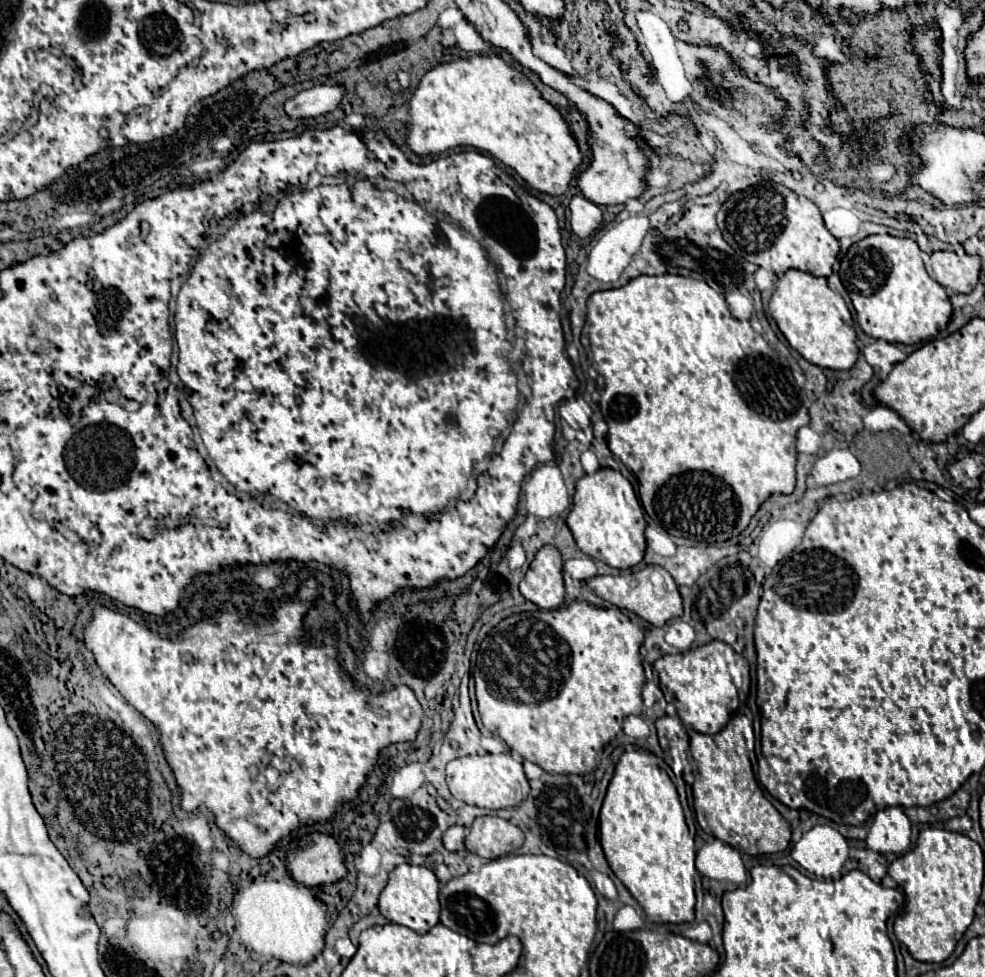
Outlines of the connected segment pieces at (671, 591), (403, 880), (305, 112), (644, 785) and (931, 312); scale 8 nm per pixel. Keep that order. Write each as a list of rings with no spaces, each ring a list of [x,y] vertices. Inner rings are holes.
[[[648,565],[646,569],[630,575],[596,575],[588,581],[588,587],[598,597],[610,601],[620,609],[640,615],[644,621],[656,627],[664,627],[674,617],[682,617],[682,597],[678,593],[678,587],[672,577],[668,577],[668,571],[660,569],[660,565]]]
[[[410,863],[398,865],[390,873],[390,879],[388,879],[384,891],[380,893],[378,909],[392,923],[410,927],[416,933],[428,933],[436,923],[440,923],[438,889],[440,889],[440,883],[430,869],[420,867],[420,865],[410,865]]]
[[[322,83],[310,89],[300,91],[296,97],[284,103],[284,109],[290,117],[318,117],[334,111],[346,95],[342,83]]]
[[[640,749],[622,753],[600,810],[600,845],[610,869],[646,911],[648,921],[690,923],[695,919],[696,824],[691,815],[689,806],[681,805],[668,773],[658,767],[654,753]]]
[[[868,235],[854,243],[844,255],[840,279],[850,293],[856,321],[866,335],[888,343],[914,345],[946,329],[952,315],[950,297],[946,289],[926,273],[920,253],[920,247],[912,239]]]

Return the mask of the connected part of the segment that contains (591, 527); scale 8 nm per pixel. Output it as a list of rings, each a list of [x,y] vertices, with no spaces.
[[[600,469],[594,475],[584,475],[576,483],[574,505],[566,519],[576,545],[582,553],[616,569],[630,569],[638,565],[646,551],[646,519],[644,509],[634,493],[632,483],[614,469]]]

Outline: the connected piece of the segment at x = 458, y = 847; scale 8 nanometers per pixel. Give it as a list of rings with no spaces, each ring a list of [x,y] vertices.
[[[450,827],[446,833],[444,833],[444,837],[442,837],[442,843],[444,843],[444,847],[448,849],[448,851],[462,851],[464,849],[464,835],[466,835],[466,831],[464,831],[464,827]]]

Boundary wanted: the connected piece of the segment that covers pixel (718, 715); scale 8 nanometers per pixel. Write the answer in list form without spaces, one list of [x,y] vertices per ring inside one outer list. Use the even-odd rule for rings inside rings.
[[[710,641],[678,655],[662,655],[660,659],[656,659],[654,669],[658,671],[659,686],[665,700],[674,704],[678,717],[698,733],[716,735],[718,731],[722,731],[740,705],[738,693],[749,693],[750,668],[747,660],[722,641]]]

